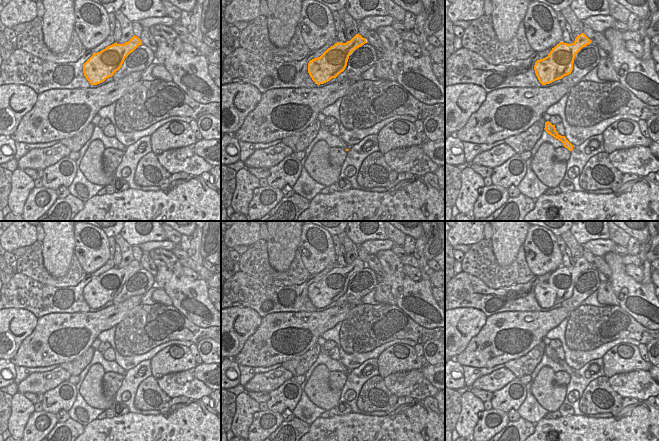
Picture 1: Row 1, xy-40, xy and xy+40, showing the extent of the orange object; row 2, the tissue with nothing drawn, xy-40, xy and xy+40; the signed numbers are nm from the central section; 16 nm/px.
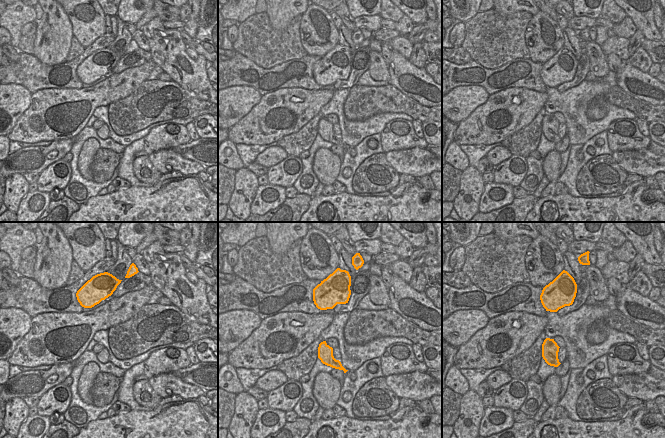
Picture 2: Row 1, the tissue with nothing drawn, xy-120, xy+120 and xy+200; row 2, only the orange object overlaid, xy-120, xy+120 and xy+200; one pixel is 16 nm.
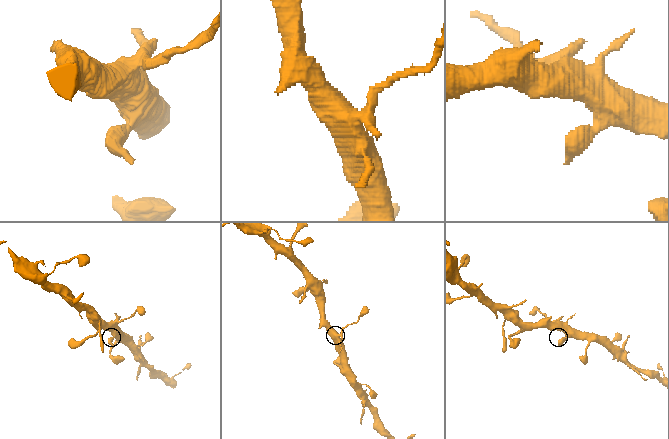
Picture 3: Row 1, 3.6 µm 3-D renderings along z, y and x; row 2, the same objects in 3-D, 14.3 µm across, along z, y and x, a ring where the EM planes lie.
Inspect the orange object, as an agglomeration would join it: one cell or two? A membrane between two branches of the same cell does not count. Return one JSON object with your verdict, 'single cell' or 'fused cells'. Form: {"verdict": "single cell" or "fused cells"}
{"verdict": "fused cells"}

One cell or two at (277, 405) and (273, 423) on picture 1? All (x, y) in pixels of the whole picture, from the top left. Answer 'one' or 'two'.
two

